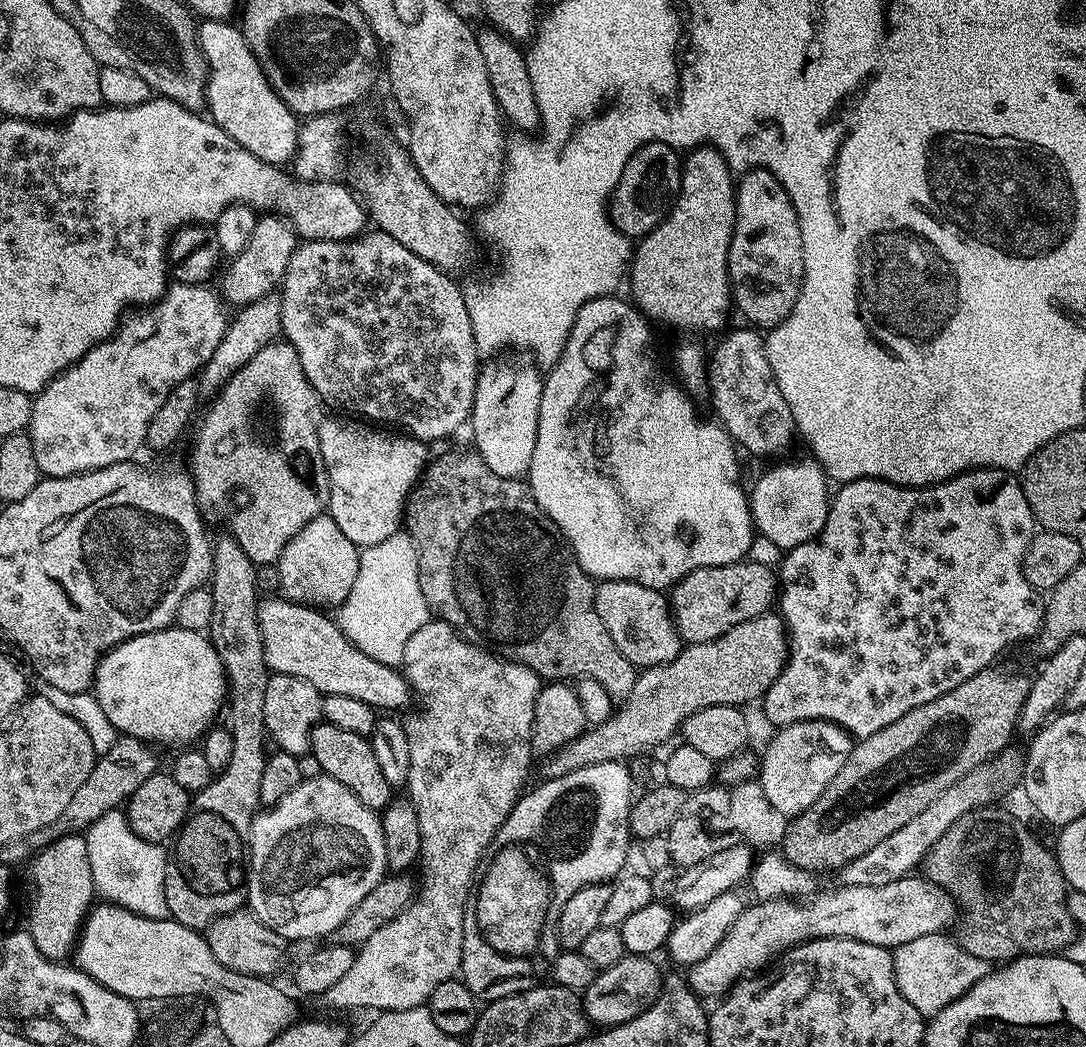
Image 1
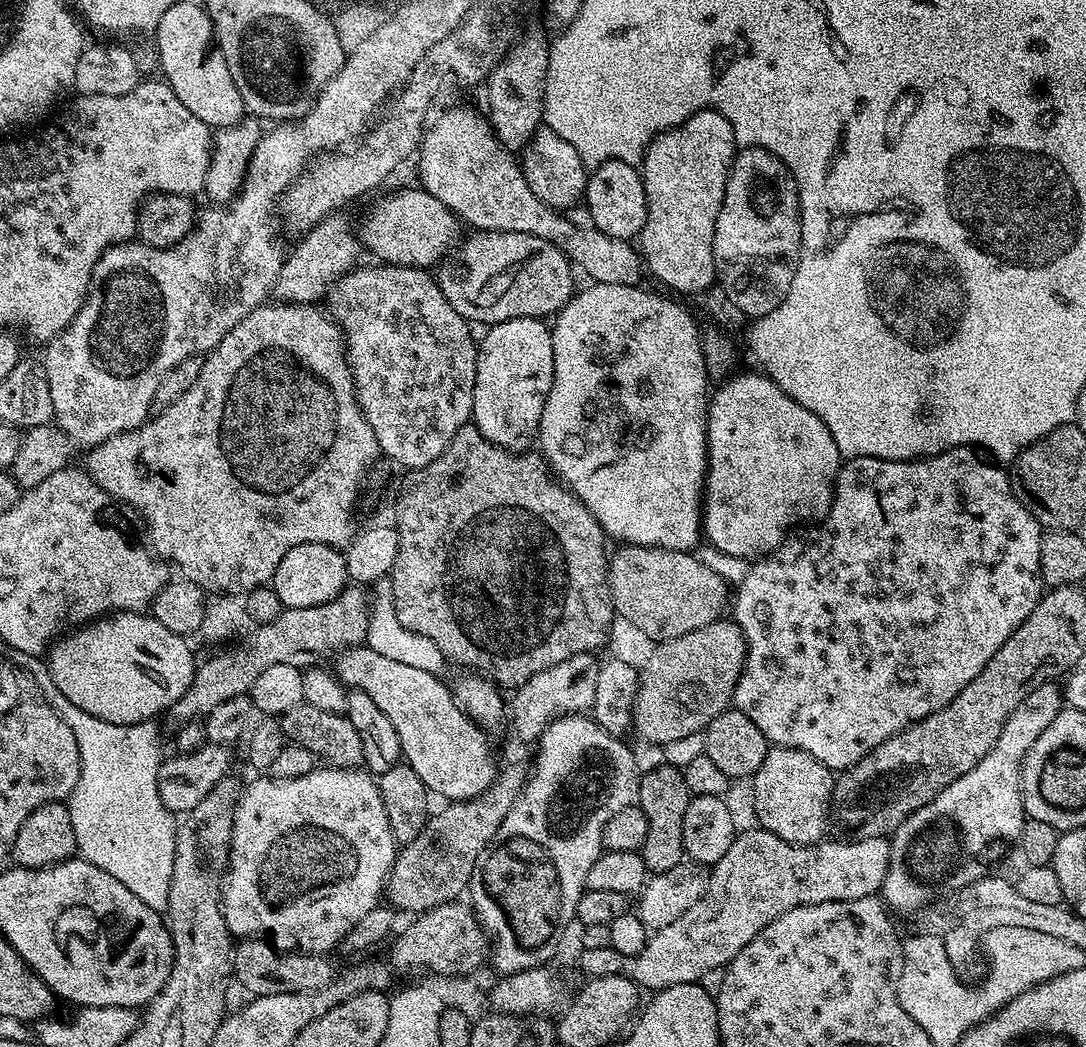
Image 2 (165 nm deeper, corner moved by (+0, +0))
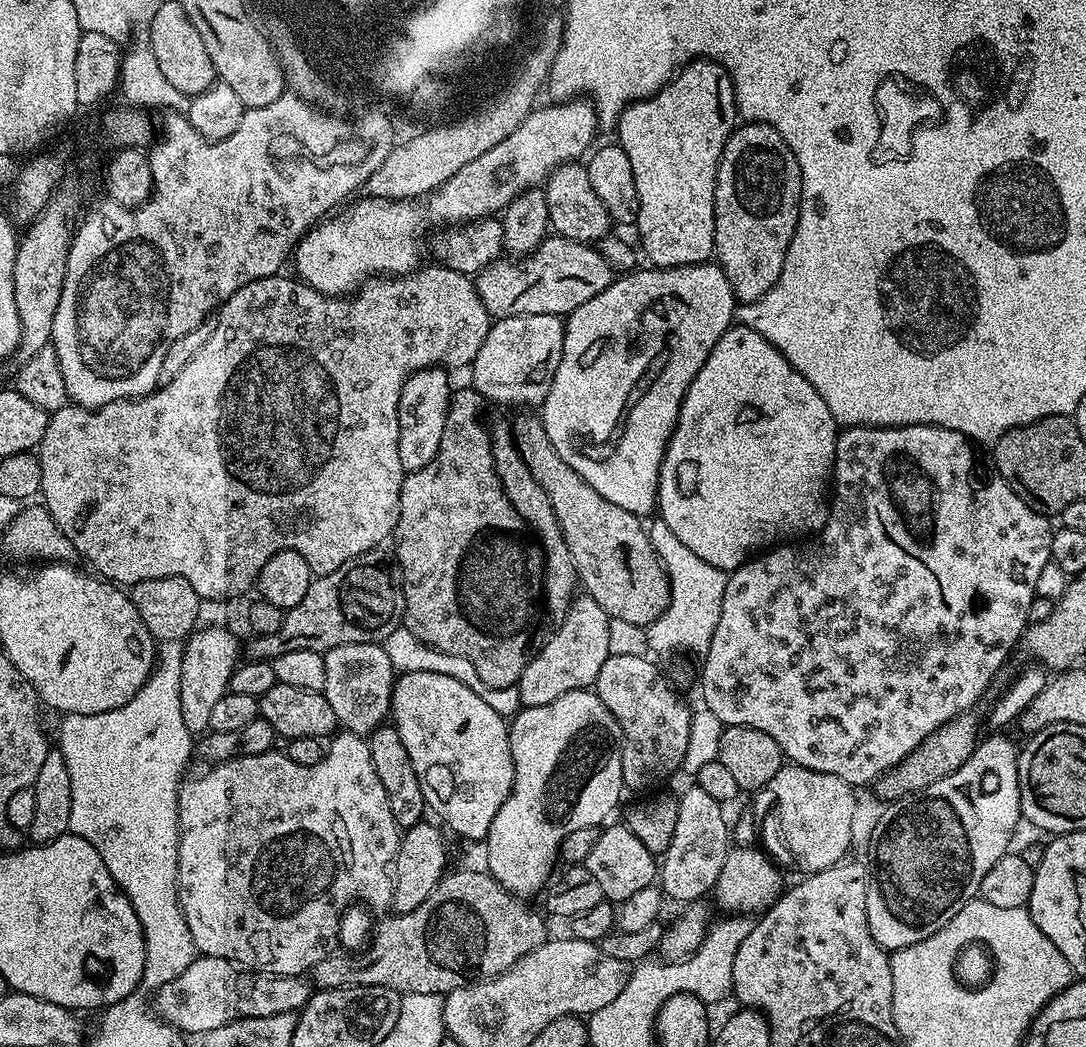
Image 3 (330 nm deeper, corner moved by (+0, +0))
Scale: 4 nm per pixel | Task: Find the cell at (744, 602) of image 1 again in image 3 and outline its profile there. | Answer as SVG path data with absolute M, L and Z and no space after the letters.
M539 415L520 416L516 424L514 420L514 439L532 477L550 498L586 595L594 598L610 618L632 622L640 628L653 624L668 608L672 586L664 563L654 550L649 529L640 525L641 517L614 506L614 502L606 502L586 478L570 470L550 438L546 438L544 421Z

